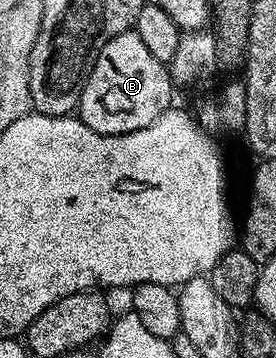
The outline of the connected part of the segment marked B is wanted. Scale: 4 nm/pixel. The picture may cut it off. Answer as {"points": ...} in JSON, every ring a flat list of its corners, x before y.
{"points":[[129,30,102,46,80,95,78,116,90,130,107,136,142,130,142,126,150,126,154,118,168,111,173,103,172,91,174,85,167,64,158,62,142,38]]}

